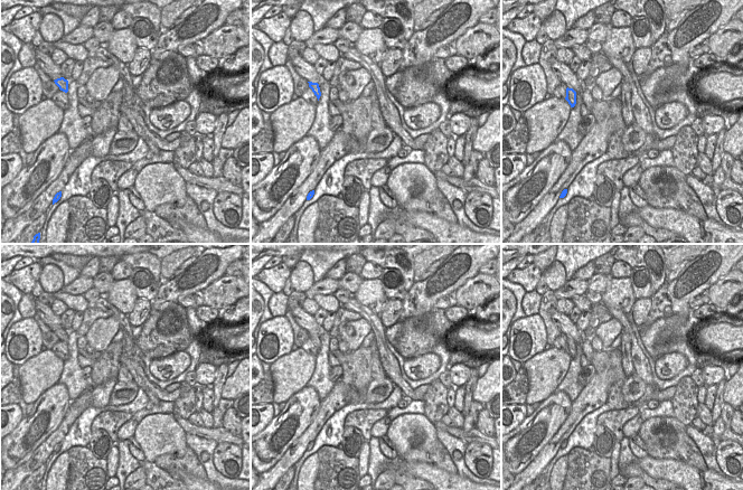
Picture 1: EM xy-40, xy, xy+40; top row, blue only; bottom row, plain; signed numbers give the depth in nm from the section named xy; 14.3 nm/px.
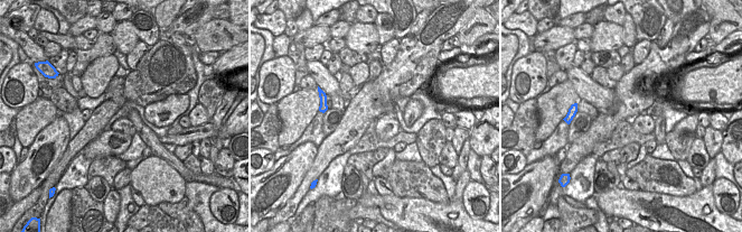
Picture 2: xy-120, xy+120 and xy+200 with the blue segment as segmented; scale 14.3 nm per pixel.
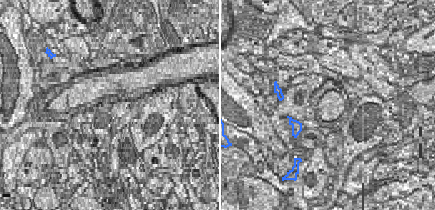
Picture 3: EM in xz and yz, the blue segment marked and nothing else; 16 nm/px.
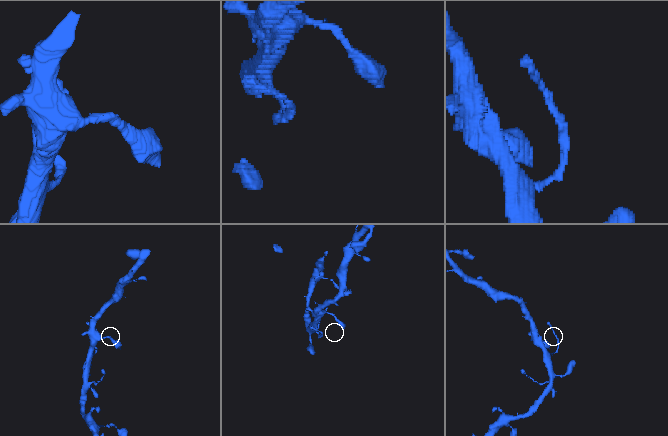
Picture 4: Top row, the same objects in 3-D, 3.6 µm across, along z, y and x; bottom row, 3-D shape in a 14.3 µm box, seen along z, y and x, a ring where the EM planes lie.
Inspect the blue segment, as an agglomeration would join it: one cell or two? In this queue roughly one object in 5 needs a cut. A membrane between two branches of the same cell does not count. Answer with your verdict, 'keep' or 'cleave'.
keep

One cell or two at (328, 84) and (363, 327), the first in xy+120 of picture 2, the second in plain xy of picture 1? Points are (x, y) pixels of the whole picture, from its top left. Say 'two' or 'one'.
two

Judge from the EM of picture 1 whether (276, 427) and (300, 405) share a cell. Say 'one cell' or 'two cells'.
one cell

